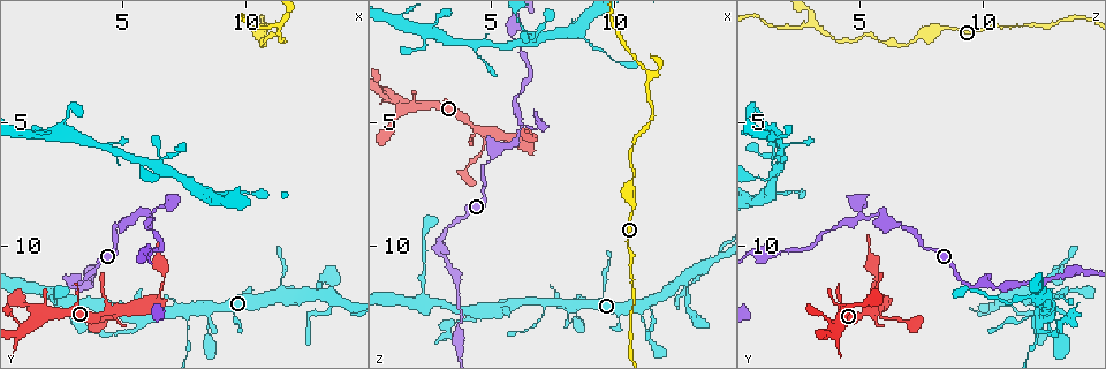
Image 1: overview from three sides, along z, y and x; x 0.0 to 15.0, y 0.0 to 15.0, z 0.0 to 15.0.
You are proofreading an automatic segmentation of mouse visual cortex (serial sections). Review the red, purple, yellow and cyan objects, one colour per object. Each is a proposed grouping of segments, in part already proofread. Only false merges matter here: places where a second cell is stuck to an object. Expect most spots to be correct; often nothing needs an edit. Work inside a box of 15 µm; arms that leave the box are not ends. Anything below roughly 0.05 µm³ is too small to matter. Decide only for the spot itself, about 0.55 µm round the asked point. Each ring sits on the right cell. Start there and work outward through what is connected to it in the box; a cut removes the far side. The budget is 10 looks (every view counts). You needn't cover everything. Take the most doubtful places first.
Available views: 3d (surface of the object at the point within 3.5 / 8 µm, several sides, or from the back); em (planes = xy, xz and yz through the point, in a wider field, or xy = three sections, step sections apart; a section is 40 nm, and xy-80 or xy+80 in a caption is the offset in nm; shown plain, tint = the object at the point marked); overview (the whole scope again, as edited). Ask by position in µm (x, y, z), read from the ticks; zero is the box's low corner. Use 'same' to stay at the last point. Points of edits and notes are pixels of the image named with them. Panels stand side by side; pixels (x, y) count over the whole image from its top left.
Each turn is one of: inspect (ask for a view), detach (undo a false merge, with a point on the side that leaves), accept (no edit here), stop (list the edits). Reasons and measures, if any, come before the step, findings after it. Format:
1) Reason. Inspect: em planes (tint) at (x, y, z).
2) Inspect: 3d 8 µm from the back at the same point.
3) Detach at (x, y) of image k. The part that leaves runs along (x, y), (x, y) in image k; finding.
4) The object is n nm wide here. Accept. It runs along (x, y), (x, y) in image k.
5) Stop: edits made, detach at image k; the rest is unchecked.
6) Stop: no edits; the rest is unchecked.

Sharp bend. Inspect: 3d 3.5 µm at (7.0, 8.1, 5.2).

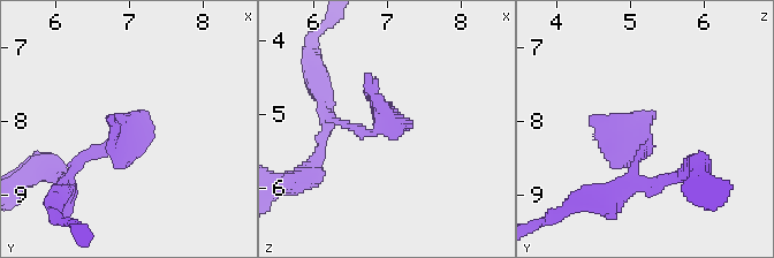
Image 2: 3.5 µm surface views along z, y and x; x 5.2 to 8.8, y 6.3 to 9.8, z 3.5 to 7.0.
Now the EM. Inspect: em xy step 1 (tint) at (6.95, 8.20, 5.10).

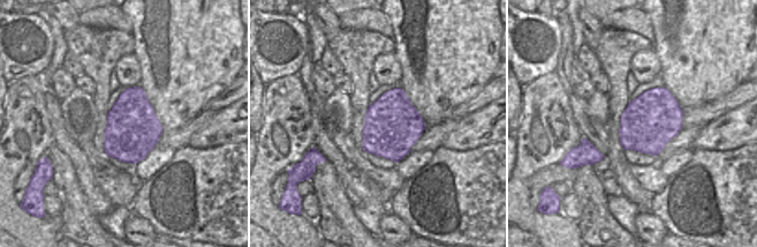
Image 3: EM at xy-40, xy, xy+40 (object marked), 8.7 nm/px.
Accept. It runs along (328, 115), (374, 130), (367, 89) in image 2; one cell here.

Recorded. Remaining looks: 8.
Arms part here. Inspect: 3d 3.5 µm from the back at (11.4, 1.1, 3.2).

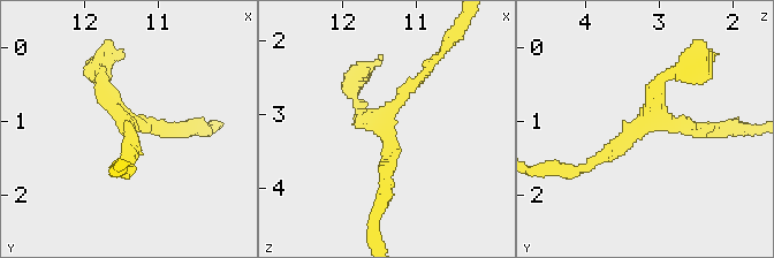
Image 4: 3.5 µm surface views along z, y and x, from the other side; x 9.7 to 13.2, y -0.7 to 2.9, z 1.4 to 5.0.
3 arms meet here; the arms are 150, 150, 150 nm wide. Inspect: em xy step 3 (tint) at (11.40, 1.10, 3.20).

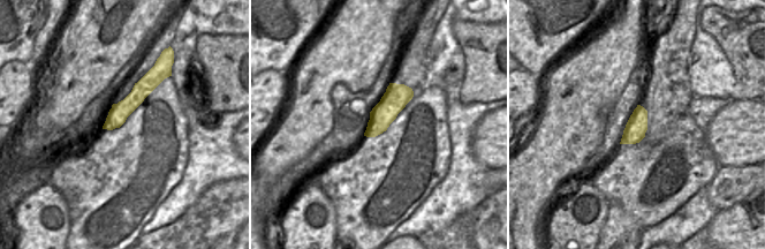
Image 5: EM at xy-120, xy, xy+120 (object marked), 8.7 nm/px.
Accept. It runs along (581, 169), (652, 123), (702, 127) in image 4; one cell here.

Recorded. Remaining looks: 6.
Inspect: 3d 3.5 µm at (4.1, 13.1, 6.9).

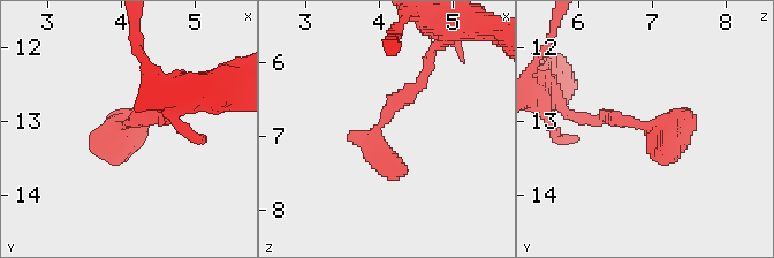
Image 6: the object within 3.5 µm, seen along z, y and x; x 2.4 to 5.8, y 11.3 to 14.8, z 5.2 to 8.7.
Shape alone is not enough. Inspect: em xy step 5 (tint) at (4.00, 13.05, 6.85).

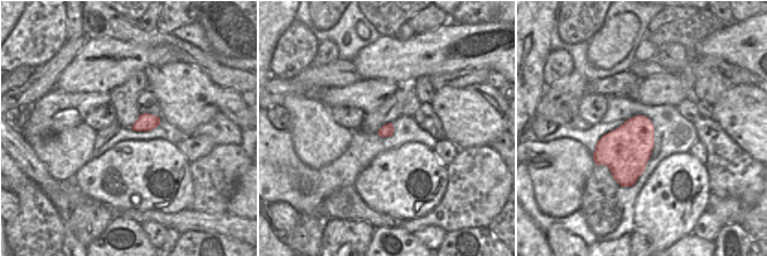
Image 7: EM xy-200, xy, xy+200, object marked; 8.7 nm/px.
Accept. It runs along (426, 69), (377, 129), (404, 169) in image 6; continuous, no second cell.

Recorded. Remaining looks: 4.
Inspect: 3d 8 µm at (11.2, 12.0, 12.8).

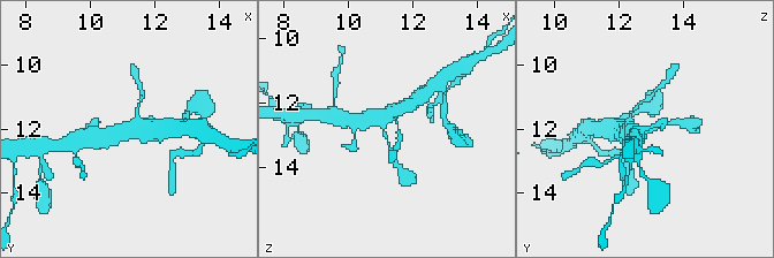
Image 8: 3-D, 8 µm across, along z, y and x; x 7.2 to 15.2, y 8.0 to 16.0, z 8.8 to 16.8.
Inspect: 3d 3.5 µm at (11.2, 12.1, 12.7).

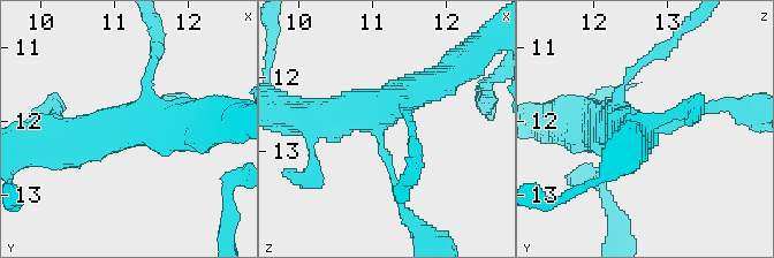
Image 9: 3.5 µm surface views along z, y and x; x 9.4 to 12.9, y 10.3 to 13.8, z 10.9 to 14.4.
4 arms meet here; the arms are 150, 150, 400, 500 nm wide; now the EM. Inspect: em xy step 1 (tint) at (11.10, 12.15, 12.75).

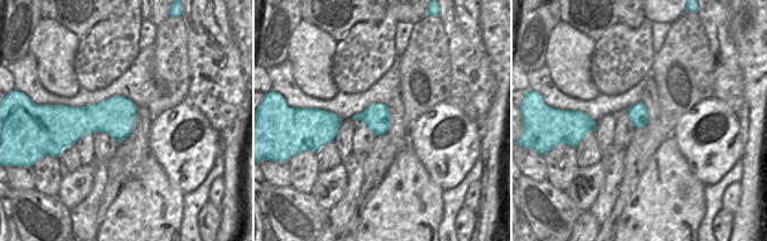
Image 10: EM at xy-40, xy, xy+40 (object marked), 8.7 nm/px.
Accept. It runs along (298, 114), (377, 111), (444, 78) in image 9; one cell here.

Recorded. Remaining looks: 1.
Stop: no edits; the rest is unchecked.

